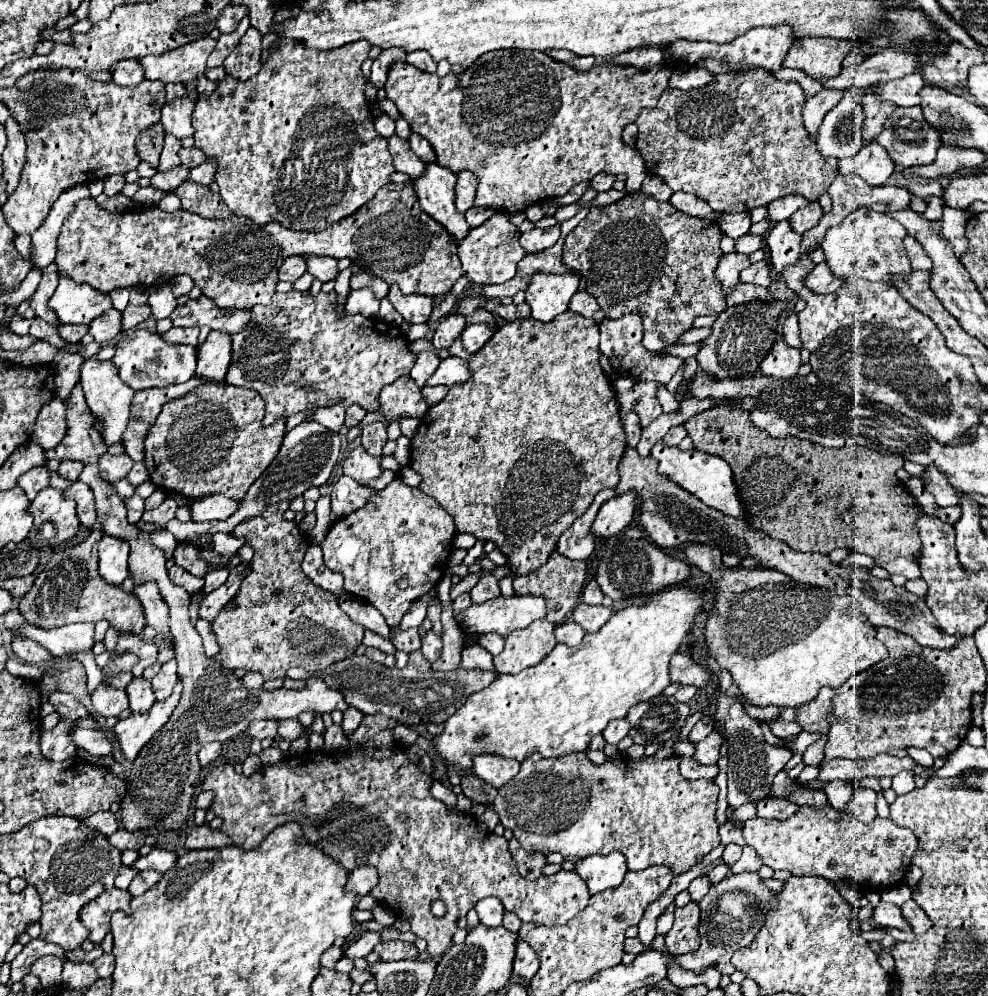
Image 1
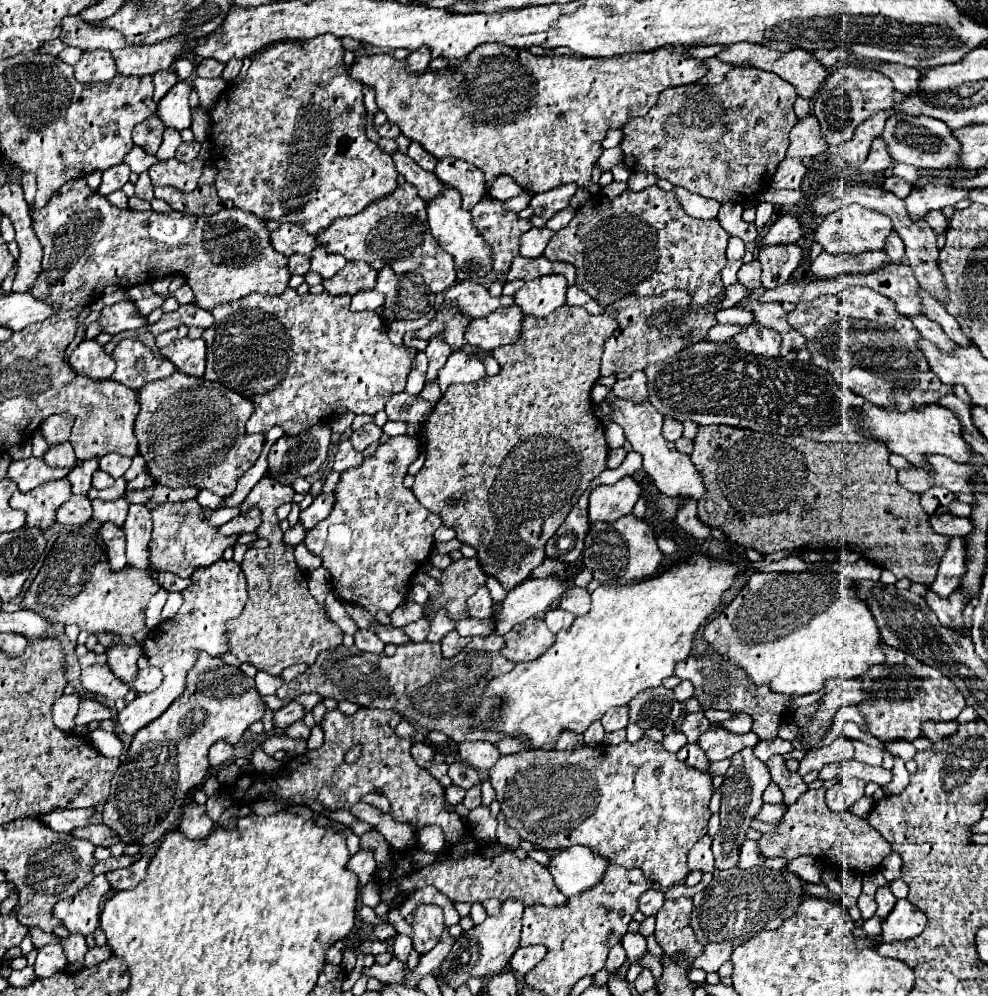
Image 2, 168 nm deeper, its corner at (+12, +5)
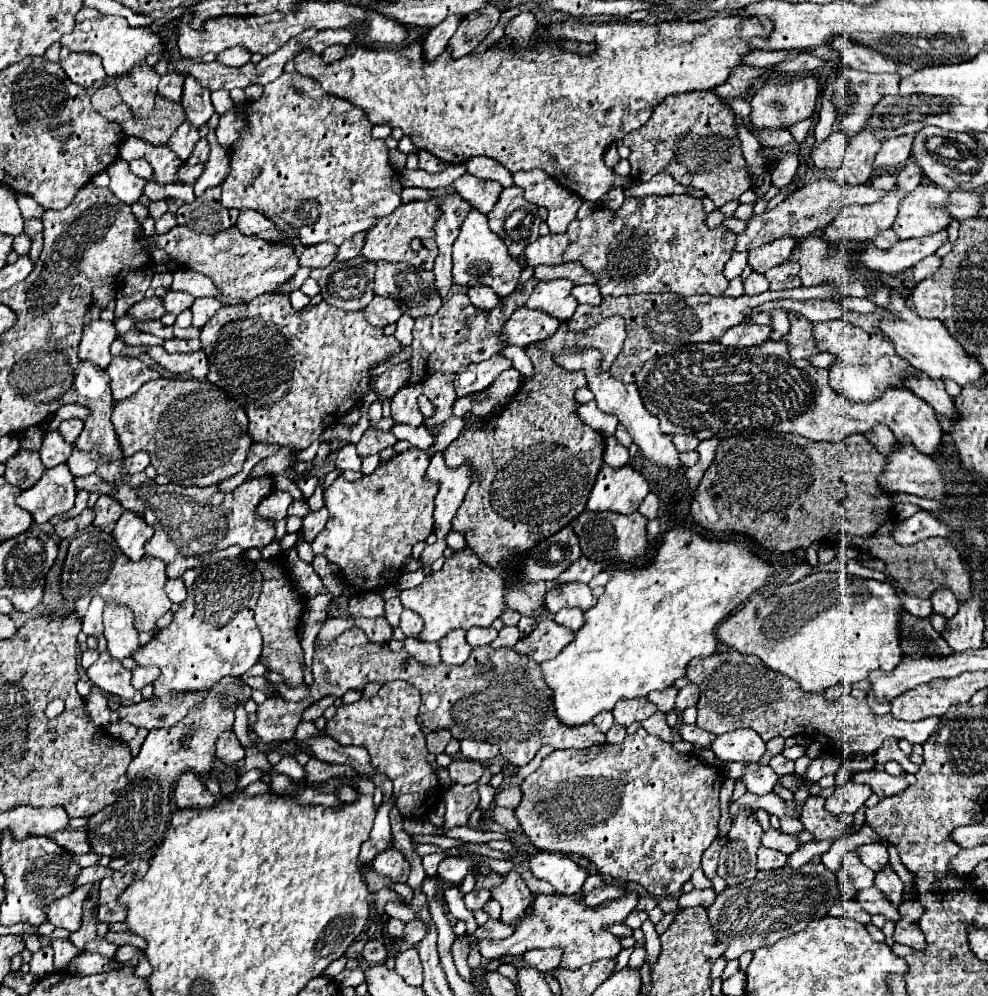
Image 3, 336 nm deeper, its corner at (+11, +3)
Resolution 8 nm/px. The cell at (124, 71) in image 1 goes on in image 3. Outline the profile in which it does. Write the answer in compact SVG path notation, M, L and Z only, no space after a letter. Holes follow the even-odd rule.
M69 54L67 60L61 60L61 66L65 74L83 88L89 88L95 82L107 78L101 66L101 58L97 58L97 54Z

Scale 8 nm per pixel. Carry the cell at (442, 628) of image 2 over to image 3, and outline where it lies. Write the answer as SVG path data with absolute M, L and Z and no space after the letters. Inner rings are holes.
M403 640L403 648L421 662L429 662L429 664L437 664L441 662L439 658L439 644L437 642L421 642L421 640Z

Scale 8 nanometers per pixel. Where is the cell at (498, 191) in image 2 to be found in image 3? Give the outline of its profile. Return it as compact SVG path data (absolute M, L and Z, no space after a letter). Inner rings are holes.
M475 156L467 162L467 170L479 178L485 178L485 180L495 180L499 182L503 188L511 186L513 184L513 178L511 178L511 172L501 166L497 160L493 158L487 158L487 156Z

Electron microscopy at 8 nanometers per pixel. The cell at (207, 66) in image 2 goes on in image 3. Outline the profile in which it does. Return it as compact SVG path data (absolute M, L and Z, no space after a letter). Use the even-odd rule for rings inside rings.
M233 46L233 50L225 50L217 56L217 62L219 64L225 64L225 66L243 66L251 60L251 54L247 50L241 50L239 46Z

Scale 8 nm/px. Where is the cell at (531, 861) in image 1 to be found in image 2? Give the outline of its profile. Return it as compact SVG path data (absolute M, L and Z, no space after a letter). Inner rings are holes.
M502 812L498 814L498 832L496 832L496 838L498 838L500 844L504 844L504 846L508 846L512 850L516 850L520 846L518 832L508 826L508 822L506 822L506 818L504 818Z

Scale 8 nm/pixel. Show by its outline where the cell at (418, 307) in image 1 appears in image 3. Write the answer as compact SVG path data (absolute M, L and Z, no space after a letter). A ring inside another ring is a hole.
M377 262L375 266L375 294L397 300L403 314L421 318L441 308L441 296L437 294L431 272L413 270L413 266L405 266L405 262Z

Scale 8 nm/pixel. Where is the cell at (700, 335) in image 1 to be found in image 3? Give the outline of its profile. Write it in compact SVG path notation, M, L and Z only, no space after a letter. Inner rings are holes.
M773 308L769 310L771 316L771 328L773 328L773 340L785 336L789 332L789 320L787 320L787 312L783 308Z

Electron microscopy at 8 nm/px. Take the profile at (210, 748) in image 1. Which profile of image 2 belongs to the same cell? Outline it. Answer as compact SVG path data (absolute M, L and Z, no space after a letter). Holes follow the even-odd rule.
M218 740L216 744L212 744L212 748L210 748L212 766L220 766L220 764L228 762L230 758L232 758L232 744L228 744L226 740Z

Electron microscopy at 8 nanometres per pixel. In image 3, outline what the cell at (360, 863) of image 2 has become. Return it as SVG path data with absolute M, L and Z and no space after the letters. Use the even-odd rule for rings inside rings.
M391 798L389 802L381 804L379 810L377 810L377 816L375 816L375 824L373 824L373 830L371 830L371 836L369 840L361 846L361 854L359 854L359 862L361 864L371 864L373 858L387 850L387 842L391 838L391 828L389 828L389 810L393 808L395 800Z

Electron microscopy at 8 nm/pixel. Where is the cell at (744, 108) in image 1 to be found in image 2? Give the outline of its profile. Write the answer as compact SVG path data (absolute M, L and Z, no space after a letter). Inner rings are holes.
M736 66L728 72L722 84L690 84L668 88L660 94L654 108L644 118L632 118L622 132L620 148L624 150L624 164L632 172L654 172L658 178L670 180L704 198L724 202L744 202L760 192L788 150L788 132L798 122L794 114L796 90L792 84L780 80L772 72L756 72L756 68Z

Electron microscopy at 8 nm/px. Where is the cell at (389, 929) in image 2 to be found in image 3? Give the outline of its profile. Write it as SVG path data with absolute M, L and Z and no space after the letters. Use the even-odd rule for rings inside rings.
M411 920L405 924L405 930L403 930L403 940L411 946L415 946L421 938L425 936L425 926L423 922L417 922L417 920Z

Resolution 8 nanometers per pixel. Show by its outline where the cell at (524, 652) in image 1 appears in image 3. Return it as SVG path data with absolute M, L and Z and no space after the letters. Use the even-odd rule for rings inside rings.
M547 618L537 622L533 632L523 636L513 646L513 650L517 654L533 658L535 662L545 662L555 658L555 654L559 654L569 644L569 638L573 638L573 630L565 630L563 626L557 626L557 622Z

